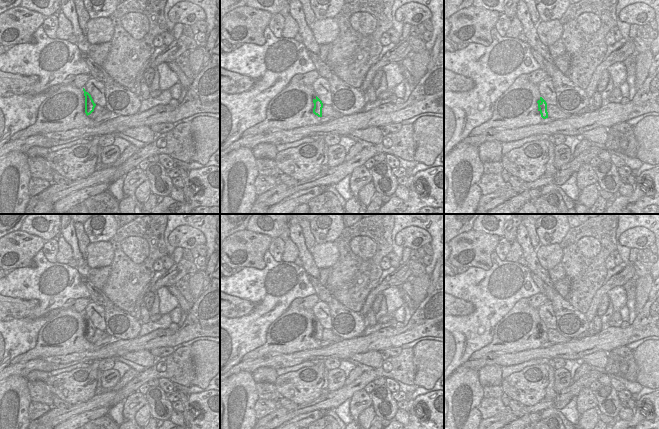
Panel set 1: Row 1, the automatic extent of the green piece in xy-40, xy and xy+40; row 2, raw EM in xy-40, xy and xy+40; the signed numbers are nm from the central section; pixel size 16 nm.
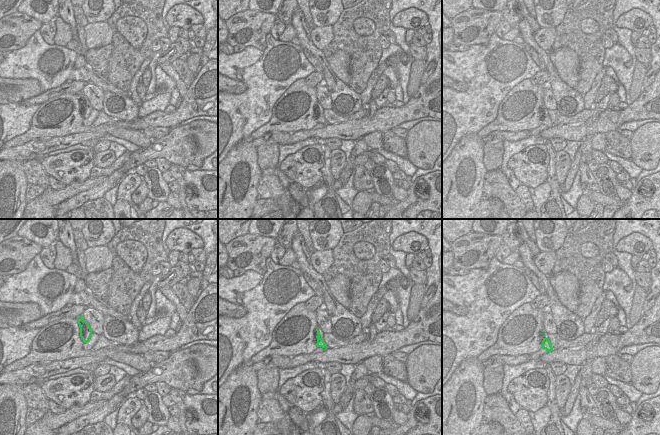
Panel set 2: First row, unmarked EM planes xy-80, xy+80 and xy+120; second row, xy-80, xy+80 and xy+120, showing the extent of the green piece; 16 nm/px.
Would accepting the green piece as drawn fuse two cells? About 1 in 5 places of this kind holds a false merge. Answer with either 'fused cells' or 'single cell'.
single cell

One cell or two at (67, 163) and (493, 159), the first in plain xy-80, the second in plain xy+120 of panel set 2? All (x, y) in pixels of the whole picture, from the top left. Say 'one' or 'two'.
two

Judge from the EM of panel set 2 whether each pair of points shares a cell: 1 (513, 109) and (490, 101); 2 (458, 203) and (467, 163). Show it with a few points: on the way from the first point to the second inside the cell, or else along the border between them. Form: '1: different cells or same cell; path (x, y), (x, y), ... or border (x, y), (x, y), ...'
1: different cells; border (513, 86), (499, 104), (497, 116), (487, 125)
2: same cell; path (458, 193), (460, 191), (460, 177), (462, 173)

